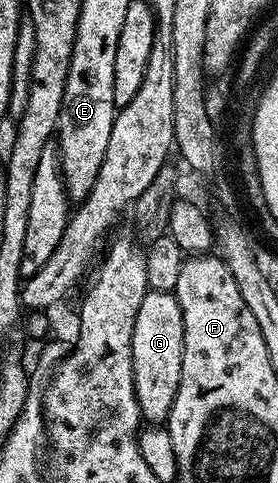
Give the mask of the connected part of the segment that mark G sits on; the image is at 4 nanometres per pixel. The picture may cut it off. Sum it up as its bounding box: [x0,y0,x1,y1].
[132,290,183,423]

